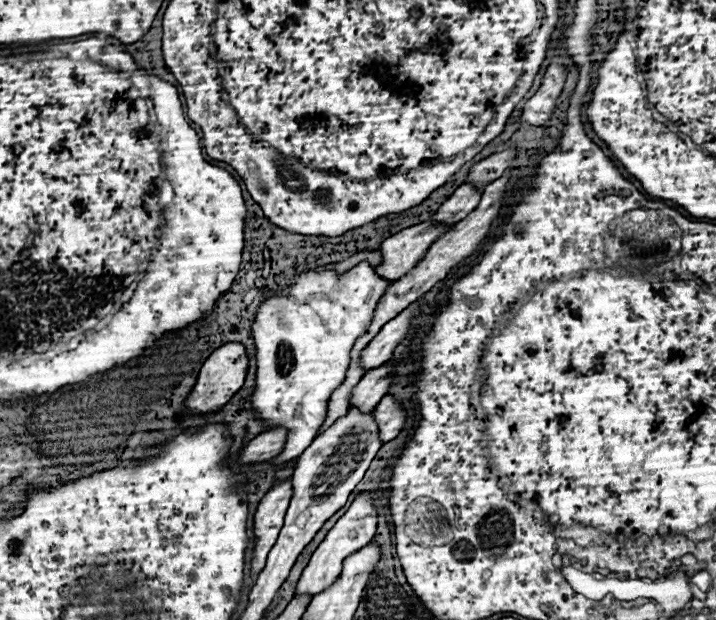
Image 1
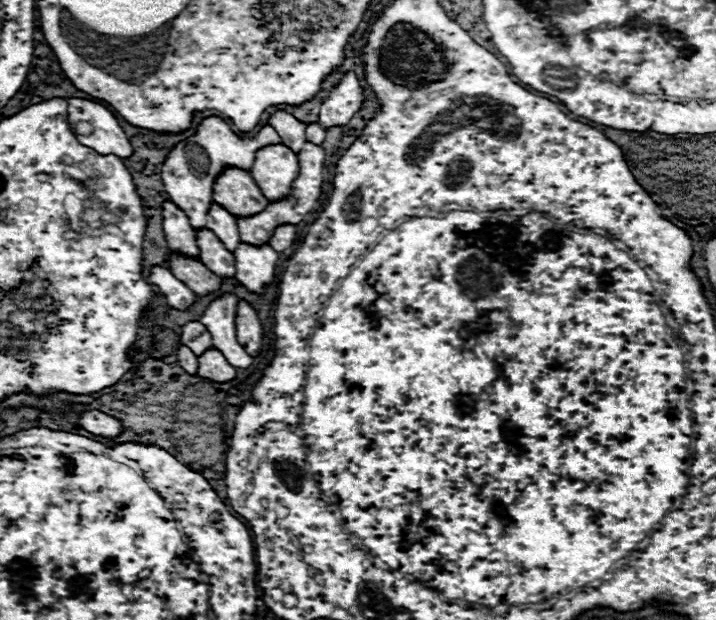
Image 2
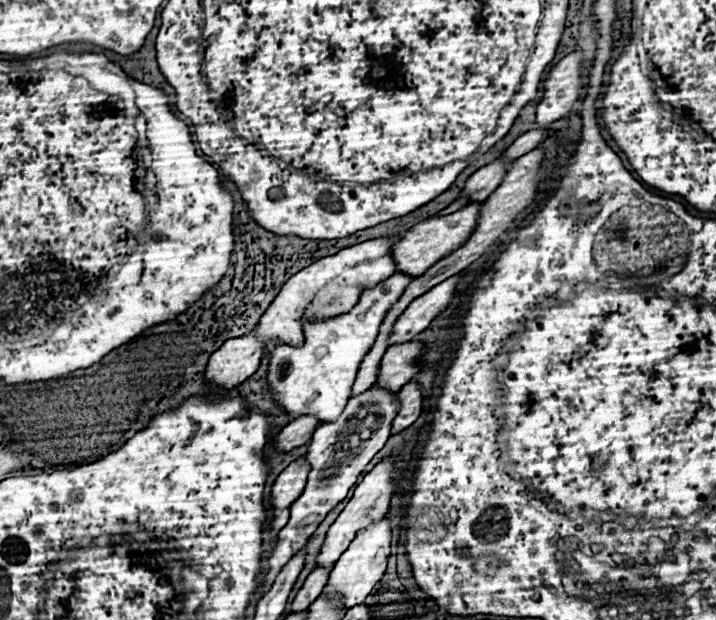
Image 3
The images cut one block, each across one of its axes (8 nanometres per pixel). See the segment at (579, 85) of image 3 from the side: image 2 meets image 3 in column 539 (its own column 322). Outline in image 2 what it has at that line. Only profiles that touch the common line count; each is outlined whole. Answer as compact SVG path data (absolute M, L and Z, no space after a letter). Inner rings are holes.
M348 72L338 88L334 88L320 108L322 126L344 126L348 124L364 106L364 88L356 72Z

